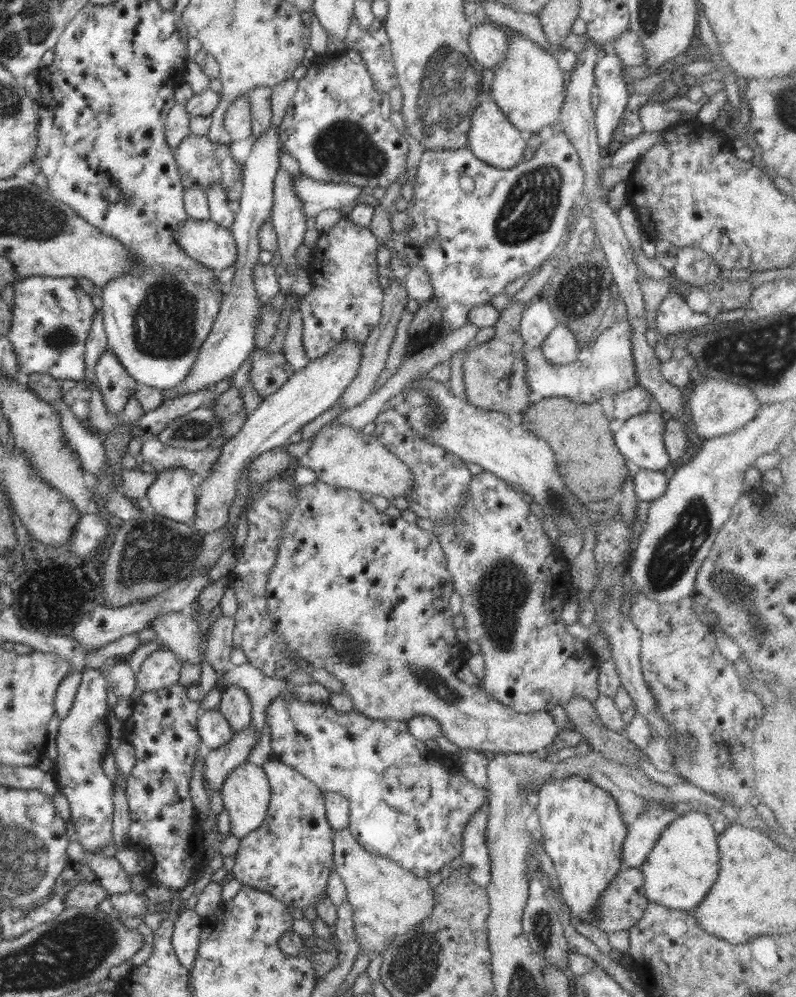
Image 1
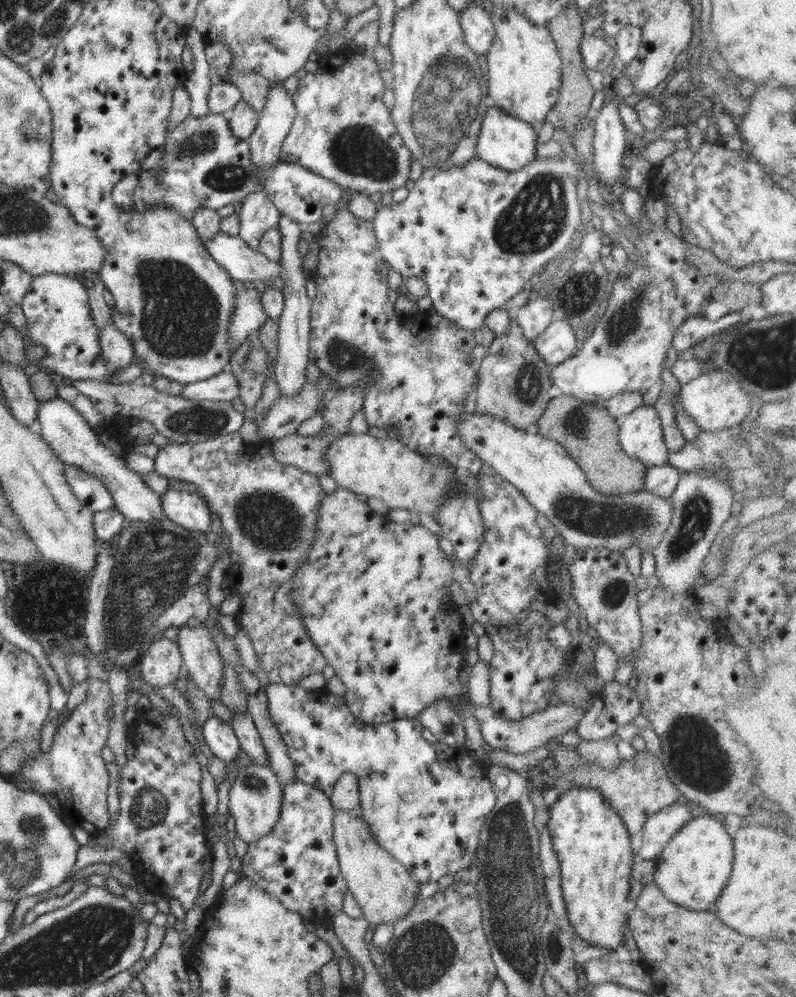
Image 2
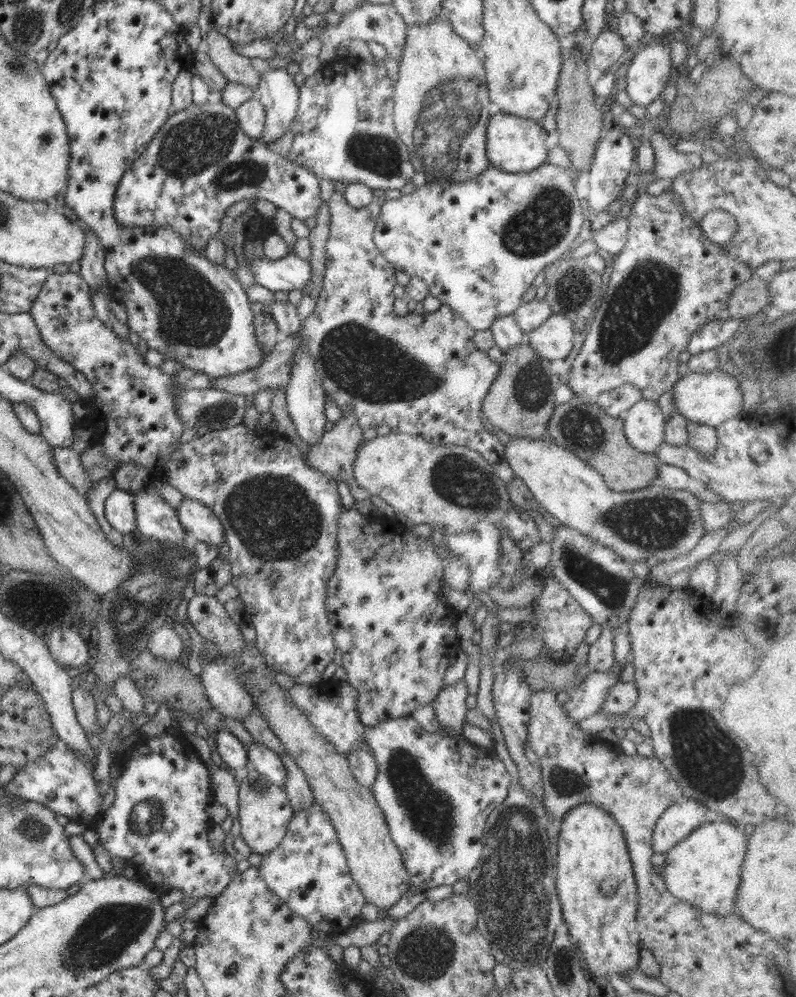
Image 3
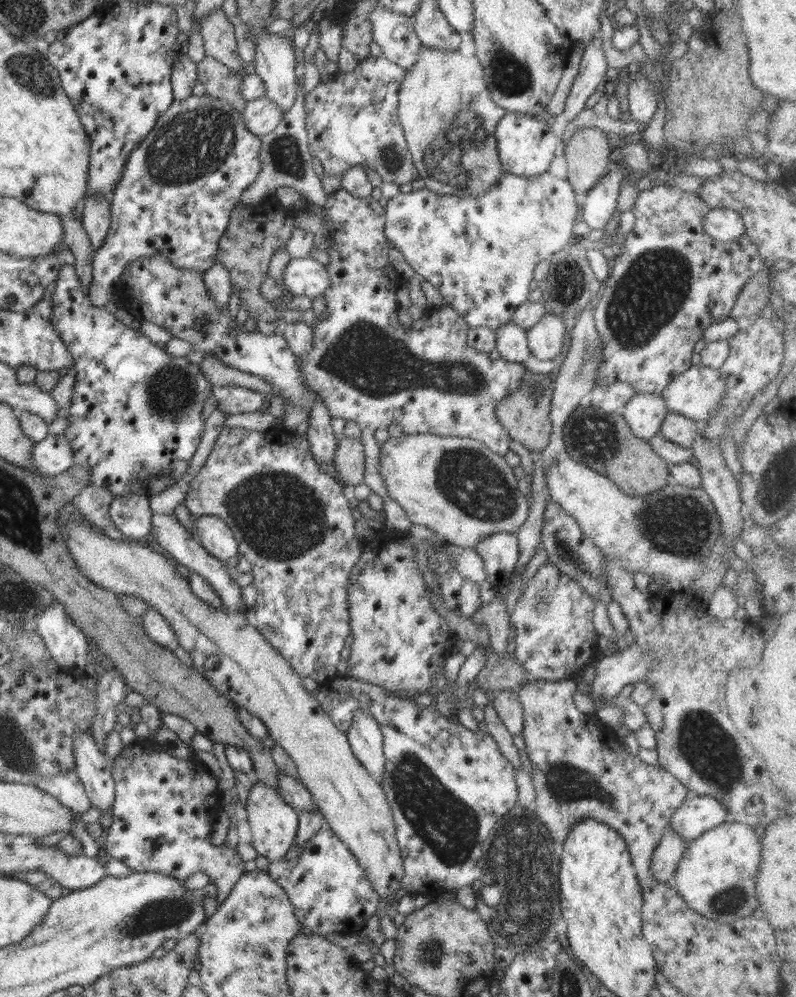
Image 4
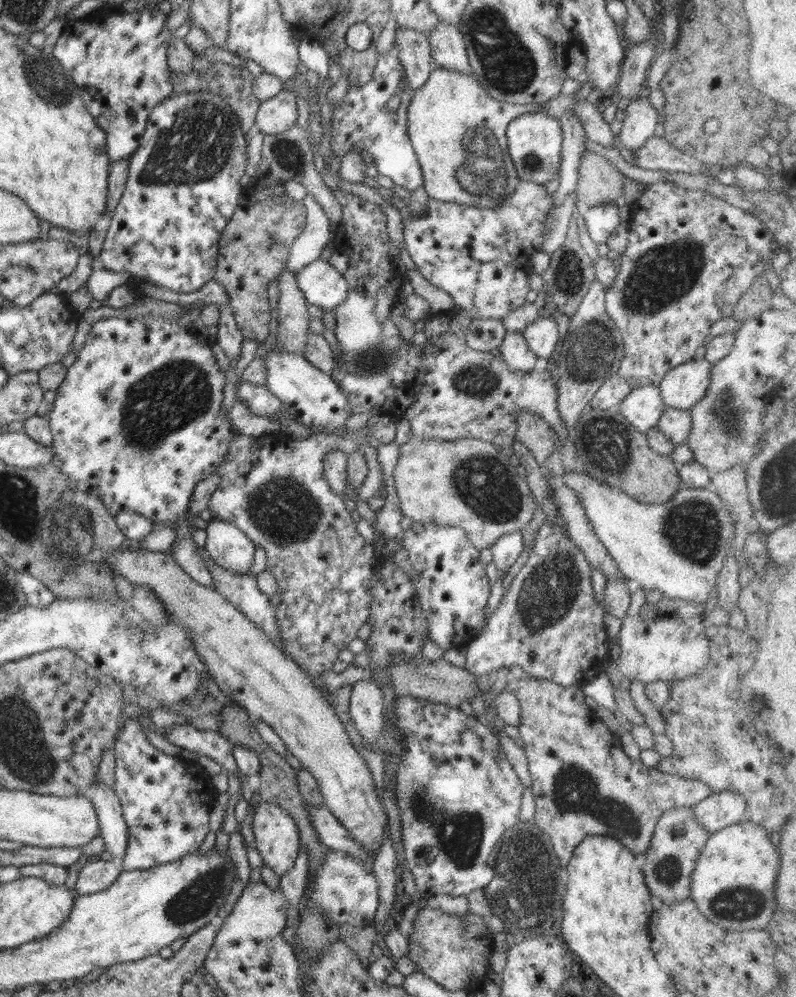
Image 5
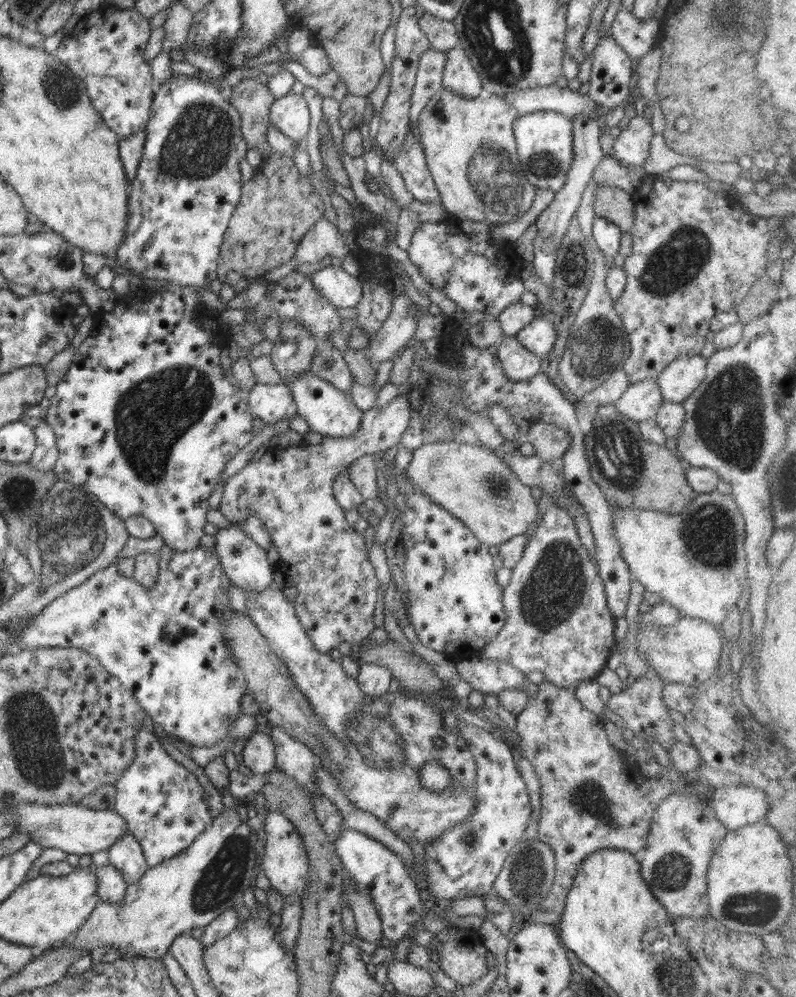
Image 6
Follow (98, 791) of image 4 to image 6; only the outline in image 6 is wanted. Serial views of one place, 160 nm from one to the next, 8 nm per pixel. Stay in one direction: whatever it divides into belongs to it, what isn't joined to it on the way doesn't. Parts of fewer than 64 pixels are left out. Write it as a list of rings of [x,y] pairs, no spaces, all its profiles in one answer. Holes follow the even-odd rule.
[[[126,833],[118,838],[114,846],[108,850],[109,864],[115,866],[127,883],[136,882],[150,868],[146,864],[144,852],[132,833]]]

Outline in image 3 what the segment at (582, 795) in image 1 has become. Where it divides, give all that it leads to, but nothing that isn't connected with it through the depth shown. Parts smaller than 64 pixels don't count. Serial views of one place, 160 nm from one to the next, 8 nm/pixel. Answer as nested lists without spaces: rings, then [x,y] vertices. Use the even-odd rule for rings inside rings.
[[[584,803],[573,806],[560,822],[556,847],[556,890],[561,902],[563,920],[569,935],[584,957],[588,972],[609,981],[610,974],[626,976],[638,968],[639,950],[642,945],[636,930],[639,894],[629,848],[621,826],[599,806]]]

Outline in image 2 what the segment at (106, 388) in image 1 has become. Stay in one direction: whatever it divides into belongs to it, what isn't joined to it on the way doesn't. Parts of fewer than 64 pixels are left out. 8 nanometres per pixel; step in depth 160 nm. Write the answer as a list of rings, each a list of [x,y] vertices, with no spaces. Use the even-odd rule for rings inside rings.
[[[113,322],[100,330],[99,345],[101,357],[112,371],[121,371],[134,360],[135,350],[132,342]]]

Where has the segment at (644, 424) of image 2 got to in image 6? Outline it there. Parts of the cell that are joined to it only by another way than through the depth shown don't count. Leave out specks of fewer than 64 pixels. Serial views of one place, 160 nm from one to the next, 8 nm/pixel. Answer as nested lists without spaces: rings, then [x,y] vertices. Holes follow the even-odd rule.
[[[656,381],[630,383],[628,389],[615,402],[614,407],[635,423],[654,419],[663,403],[660,387]]]

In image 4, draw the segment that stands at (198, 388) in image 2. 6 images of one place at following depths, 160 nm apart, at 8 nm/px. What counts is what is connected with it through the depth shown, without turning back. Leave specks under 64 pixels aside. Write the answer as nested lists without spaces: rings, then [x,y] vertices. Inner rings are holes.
[[[344,189],[328,195],[324,210],[329,216],[331,231],[327,246],[330,264],[326,269],[332,285],[323,296],[326,303],[324,316],[316,319],[312,326],[312,350],[298,356],[297,361],[304,373],[306,385],[319,394],[329,414],[347,421],[354,420],[360,427],[361,443],[365,448],[363,482],[371,488],[372,493],[383,498],[382,513],[388,530],[403,533],[409,531],[413,523],[385,487],[380,474],[380,444],[374,438],[376,430],[398,424],[405,435],[428,433],[443,437],[473,438],[504,457],[510,450],[513,438],[496,416],[497,404],[512,391],[520,390],[528,370],[524,364],[506,359],[491,360],[489,353],[478,352],[468,346],[467,332],[470,326],[447,304],[436,312],[430,312],[430,316],[423,316],[424,328],[404,328],[397,316],[397,290],[406,280],[395,271],[389,260],[389,243],[384,235],[386,224],[383,202],[371,195],[366,198],[352,196]]]

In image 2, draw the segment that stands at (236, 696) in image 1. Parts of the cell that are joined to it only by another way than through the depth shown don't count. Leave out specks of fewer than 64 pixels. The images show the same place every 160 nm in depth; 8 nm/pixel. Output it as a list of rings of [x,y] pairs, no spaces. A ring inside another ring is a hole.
[[[232,714],[230,726],[238,738],[241,750],[248,754],[253,764],[268,768],[270,756],[268,756],[268,751],[260,739],[252,718],[246,714]]]

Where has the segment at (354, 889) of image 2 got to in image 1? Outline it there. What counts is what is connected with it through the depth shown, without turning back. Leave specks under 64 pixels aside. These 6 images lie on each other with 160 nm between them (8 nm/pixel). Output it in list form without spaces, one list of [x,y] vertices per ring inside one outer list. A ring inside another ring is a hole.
[[[348,826],[334,832],[333,858],[335,871],[345,884],[347,900],[353,910],[354,936],[359,944],[359,952],[363,952],[370,959],[379,952],[383,953],[396,937],[411,931],[411,928],[424,922],[432,914],[435,908],[435,895],[433,894],[434,888],[429,884],[429,879],[412,874],[391,859],[366,853],[358,840],[352,836]]]

